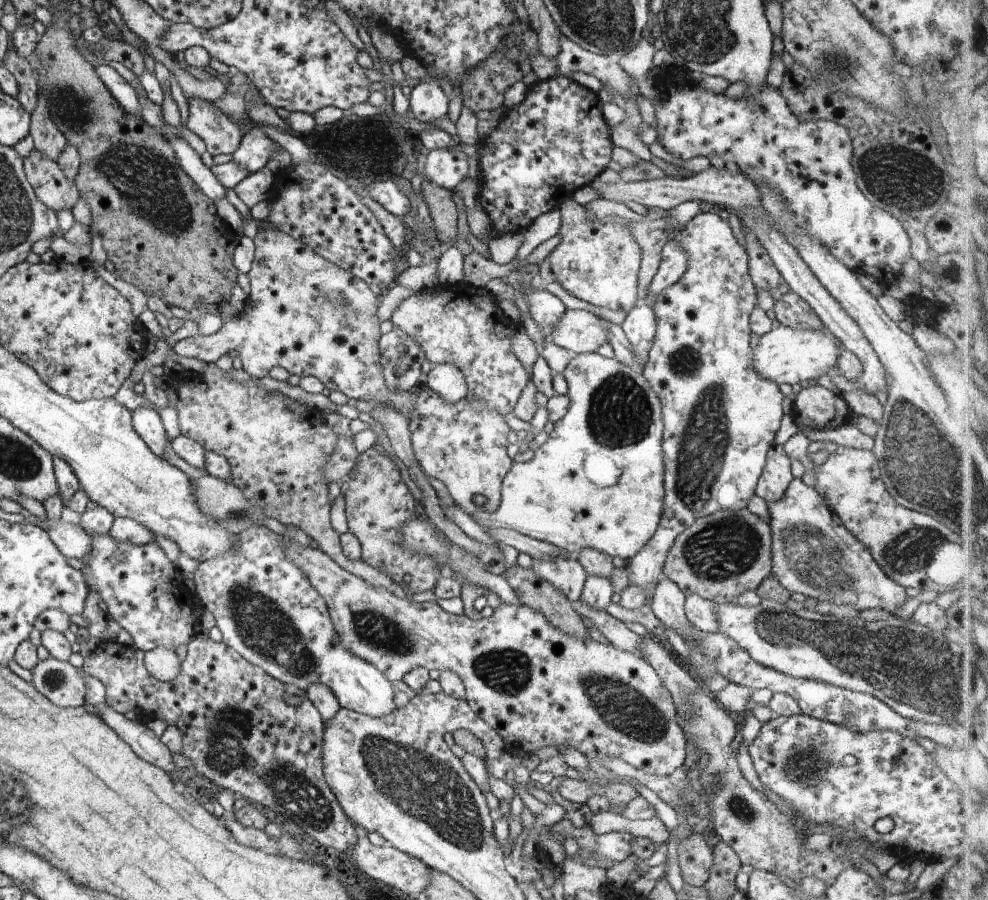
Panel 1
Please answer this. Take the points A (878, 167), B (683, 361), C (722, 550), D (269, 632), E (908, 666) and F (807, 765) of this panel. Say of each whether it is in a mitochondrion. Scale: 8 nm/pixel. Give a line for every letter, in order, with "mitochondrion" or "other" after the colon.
A: mitochondrion
B: mitochondrion
C: mitochondrion
D: mitochondrion
E: mitochondrion
F: mitochondrion

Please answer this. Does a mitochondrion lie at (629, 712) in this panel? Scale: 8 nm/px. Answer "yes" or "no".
yes

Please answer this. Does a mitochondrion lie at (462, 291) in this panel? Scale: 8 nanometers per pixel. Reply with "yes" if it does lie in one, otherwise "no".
no

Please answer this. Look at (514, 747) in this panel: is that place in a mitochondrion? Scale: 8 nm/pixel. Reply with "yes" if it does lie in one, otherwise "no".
no

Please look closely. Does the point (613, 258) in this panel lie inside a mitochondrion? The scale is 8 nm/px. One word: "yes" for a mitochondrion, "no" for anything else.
yes

